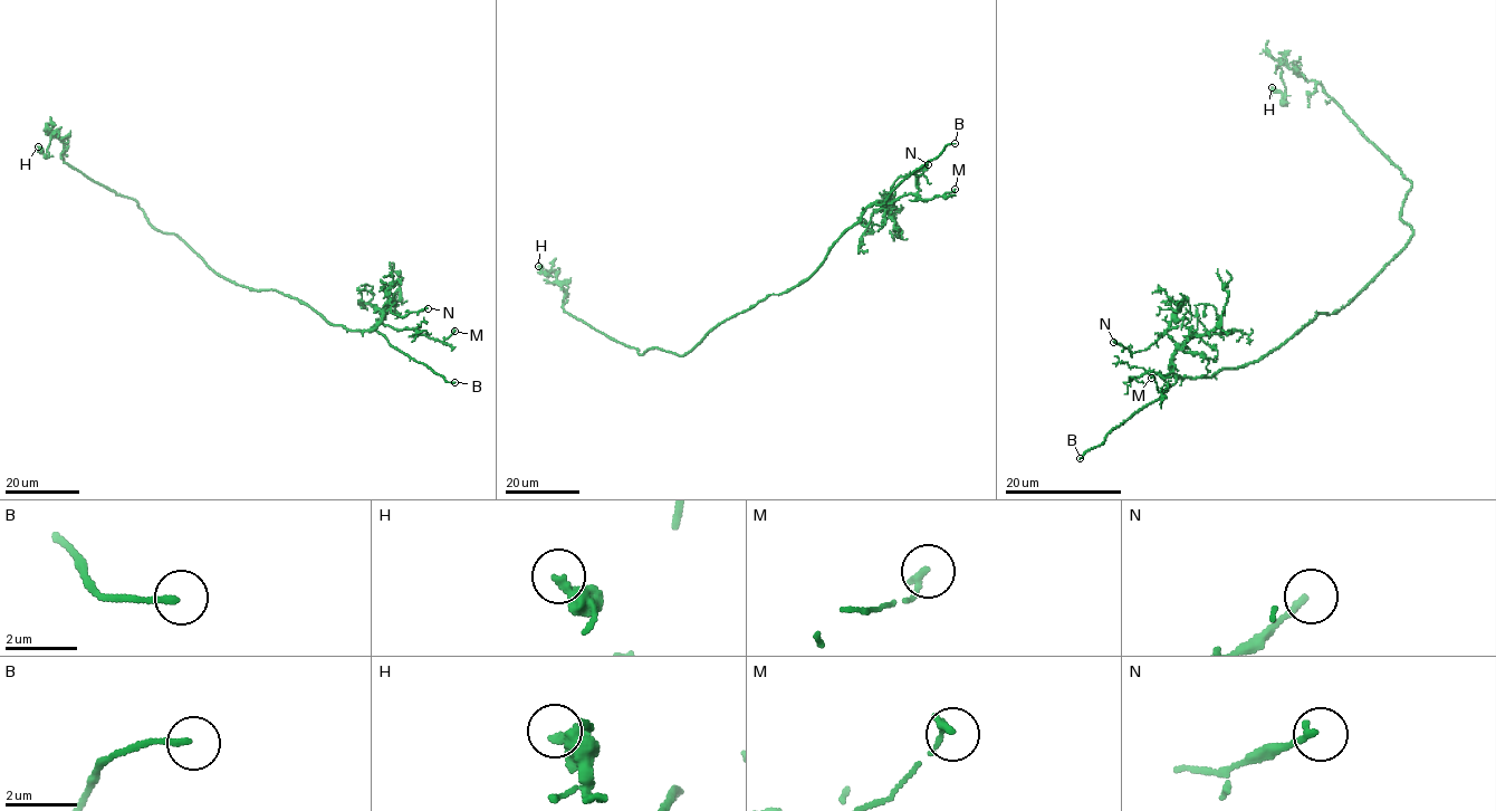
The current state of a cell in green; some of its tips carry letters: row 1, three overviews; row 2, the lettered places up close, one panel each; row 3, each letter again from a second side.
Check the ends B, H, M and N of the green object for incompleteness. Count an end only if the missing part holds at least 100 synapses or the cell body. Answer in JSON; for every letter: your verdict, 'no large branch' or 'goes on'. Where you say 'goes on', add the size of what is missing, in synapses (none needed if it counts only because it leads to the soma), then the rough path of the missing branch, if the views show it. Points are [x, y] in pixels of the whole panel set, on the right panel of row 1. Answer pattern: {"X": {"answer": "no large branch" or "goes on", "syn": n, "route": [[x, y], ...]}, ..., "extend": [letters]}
{"B": {"answer": "goes on", "route": [[1080, 458], [1067, 475], [1067, 483], [1081, 497]]}, "H": {"answer": "no large branch"}, "M": {"answer": "no large branch"}, "N": {"answer": "no large branch"}, "extend": ["B"]}

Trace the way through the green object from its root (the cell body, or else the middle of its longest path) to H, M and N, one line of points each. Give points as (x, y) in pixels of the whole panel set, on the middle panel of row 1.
H: (726, 320), (682, 355), (657, 347), (641, 355), (566, 313), (564, 289), (556, 273), (547, 275), (538, 266)
M: (726, 320), (772, 294), (803, 283), (868, 207), (890, 203), (909, 193), (933, 199), (955, 189)
N: (726, 320), (772, 294), (803, 283), (868, 207), (883, 204), (900, 177), (928, 164)

